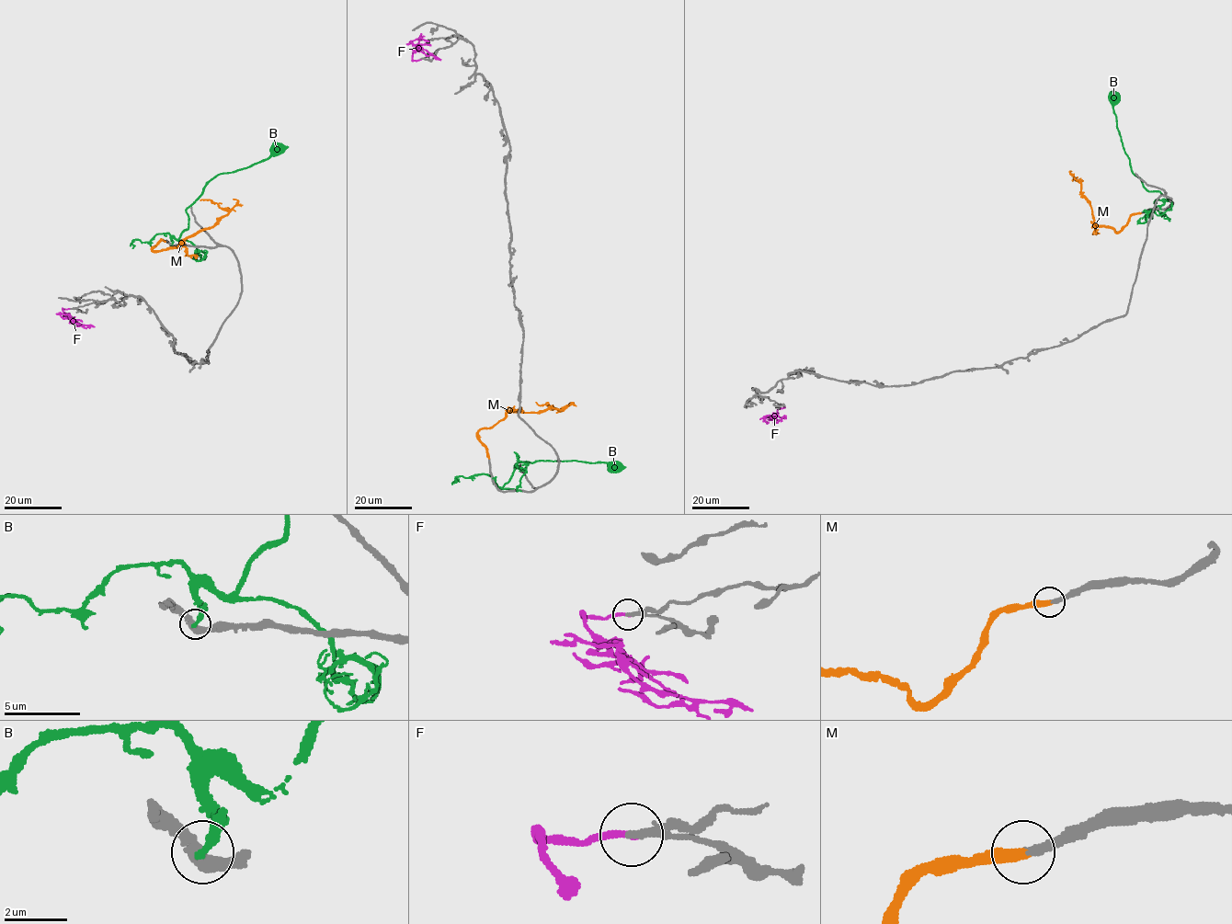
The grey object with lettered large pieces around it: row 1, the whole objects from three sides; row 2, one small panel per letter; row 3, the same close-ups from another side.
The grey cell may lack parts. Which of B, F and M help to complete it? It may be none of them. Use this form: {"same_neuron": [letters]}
{"same_neuron": ["M"]}

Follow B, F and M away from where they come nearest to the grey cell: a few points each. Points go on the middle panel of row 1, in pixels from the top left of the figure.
B: (493, 478), (494, 484), (501, 487), (516, 468), (514, 465), (522, 462), (584, 461), (626, 467)
F: (420, 59), (414, 60), (413, 52), (419, 51), (430, 54), (417, 45)
M: (488, 458), (477, 433), (480, 429), (492, 427), (510, 411), (530, 413), (551, 407), (561, 410), (535, 402)

